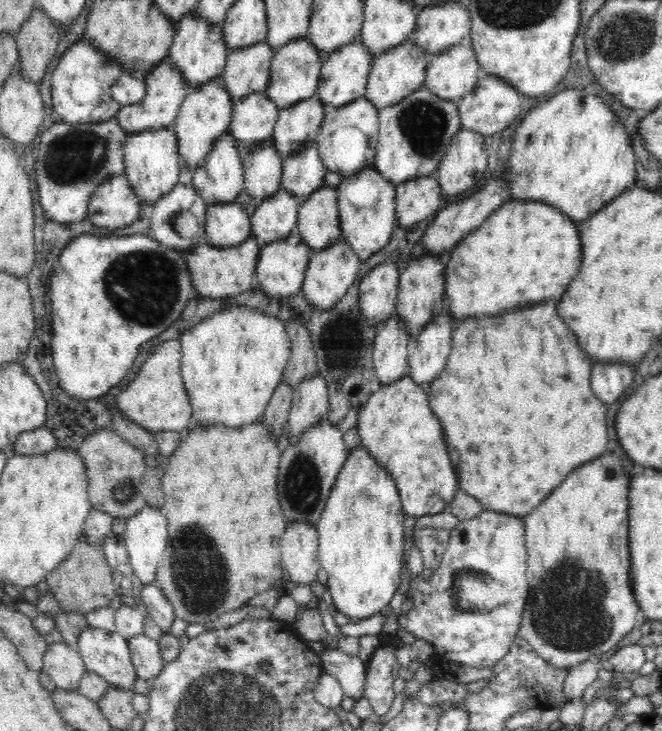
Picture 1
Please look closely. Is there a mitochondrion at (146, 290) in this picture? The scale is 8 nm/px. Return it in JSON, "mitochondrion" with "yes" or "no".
{"mitochondrion":"yes"}

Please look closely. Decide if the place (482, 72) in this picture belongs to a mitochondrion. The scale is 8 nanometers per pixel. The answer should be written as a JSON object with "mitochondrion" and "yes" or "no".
{"mitochondrion":"no"}

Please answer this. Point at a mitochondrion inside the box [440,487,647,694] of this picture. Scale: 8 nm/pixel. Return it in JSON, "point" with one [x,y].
{"point":[576,593]}

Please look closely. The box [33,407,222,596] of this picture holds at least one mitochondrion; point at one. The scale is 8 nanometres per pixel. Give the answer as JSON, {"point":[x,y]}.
{"point":[123,493]}

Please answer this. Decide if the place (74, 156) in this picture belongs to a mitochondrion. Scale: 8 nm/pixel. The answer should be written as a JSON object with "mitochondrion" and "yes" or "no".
{"mitochondrion":"yes"}

